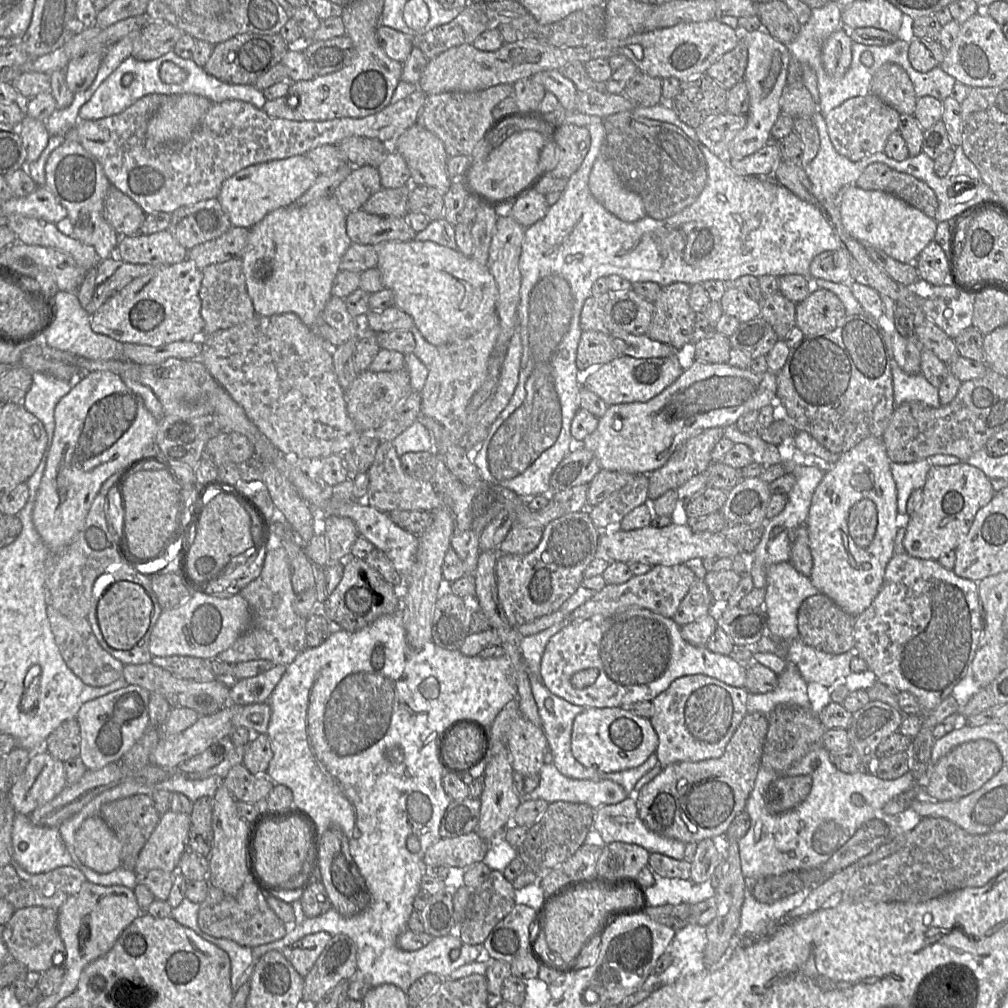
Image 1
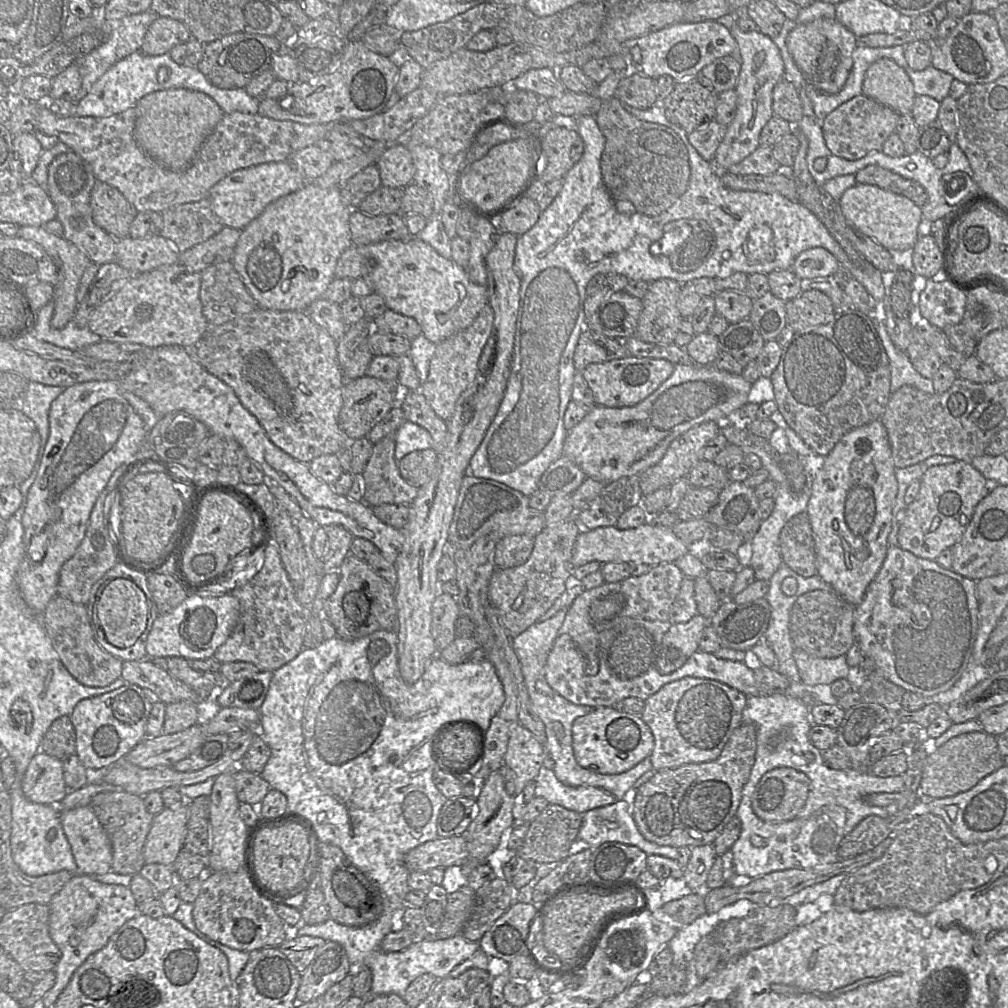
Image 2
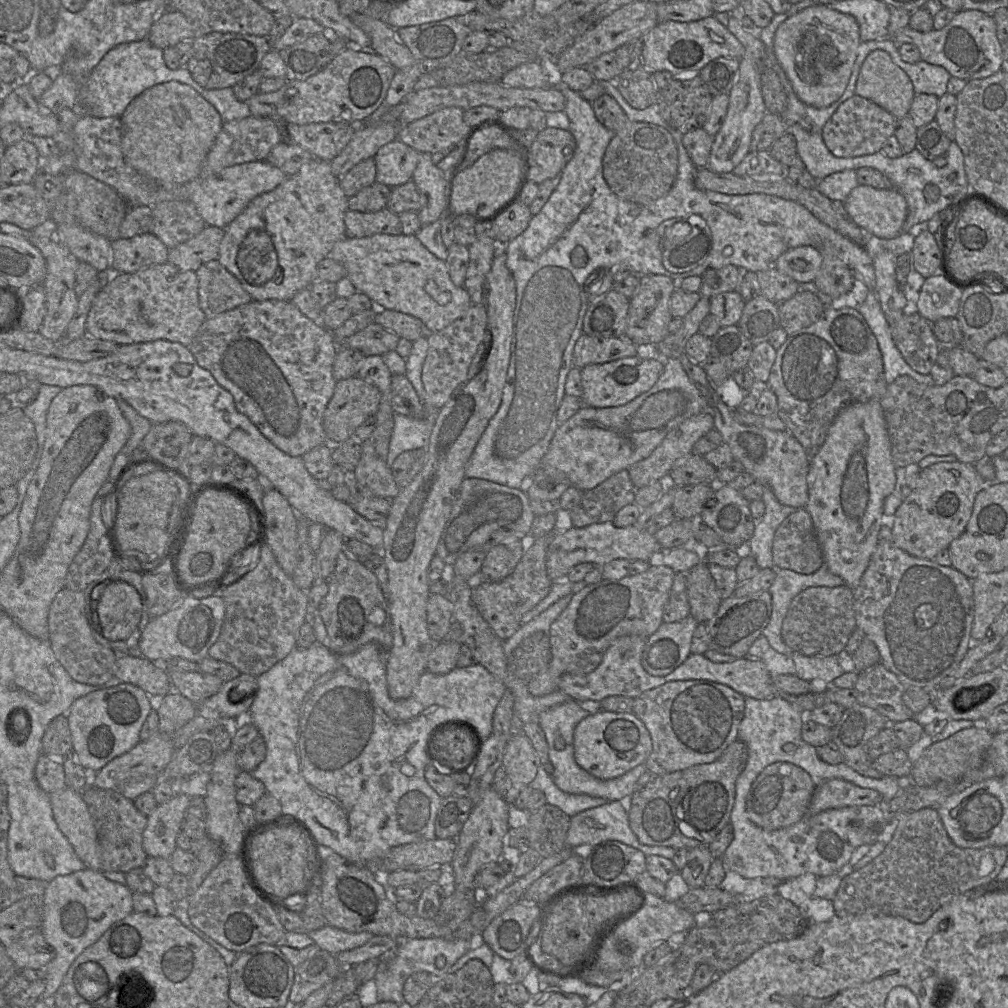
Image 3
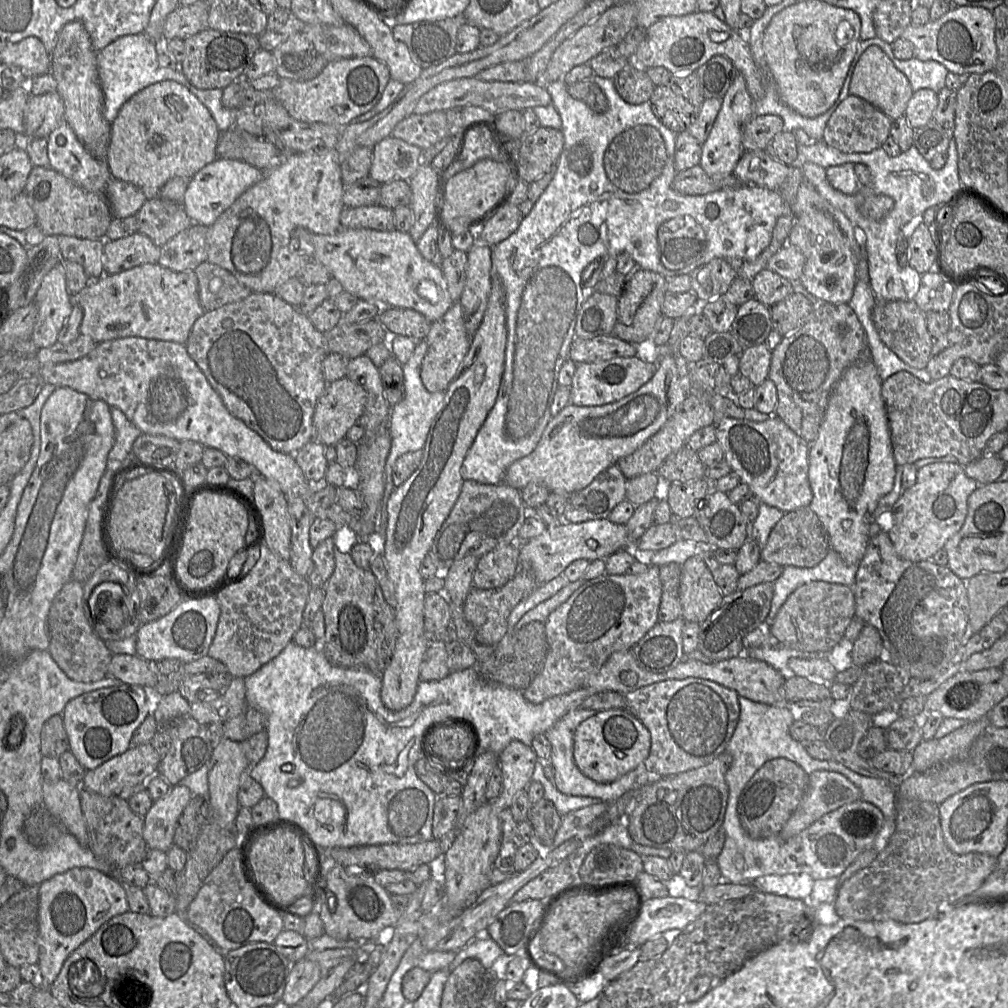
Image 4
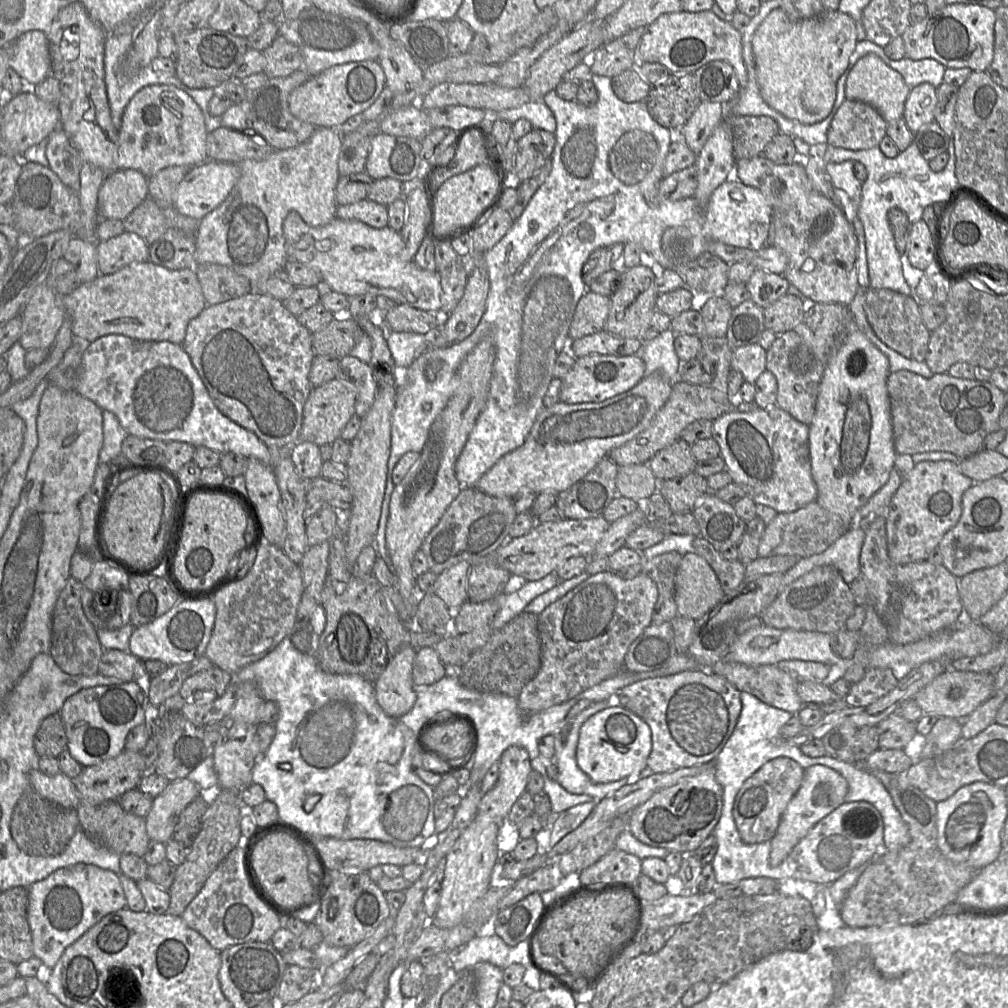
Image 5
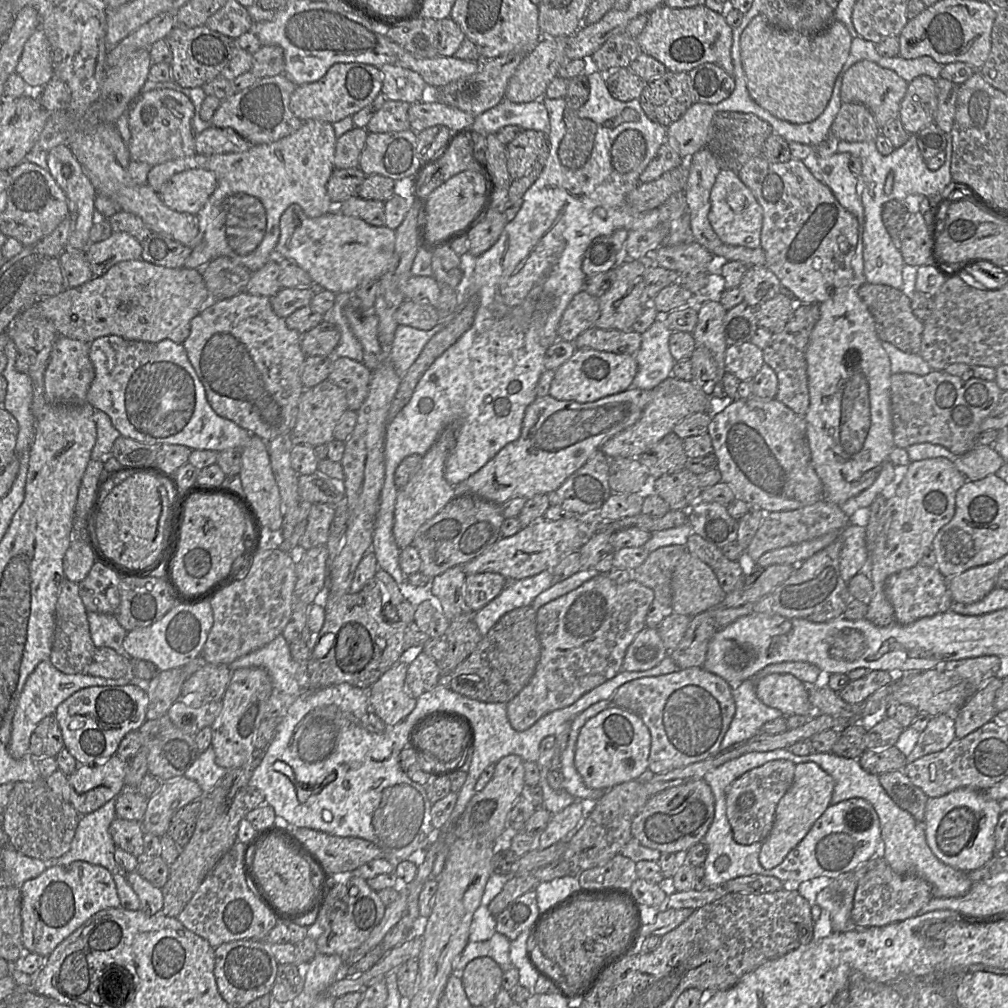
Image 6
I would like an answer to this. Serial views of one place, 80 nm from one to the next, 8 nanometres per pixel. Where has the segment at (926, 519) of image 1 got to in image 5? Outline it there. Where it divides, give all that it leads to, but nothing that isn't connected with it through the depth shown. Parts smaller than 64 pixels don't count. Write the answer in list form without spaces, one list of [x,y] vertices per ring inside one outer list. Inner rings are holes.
[[[923,461],[915,464],[903,477],[885,514],[890,560],[898,565],[928,561],[929,554],[938,548],[944,535],[959,521],[962,496],[973,484],[974,481],[961,472],[958,464],[951,461]]]

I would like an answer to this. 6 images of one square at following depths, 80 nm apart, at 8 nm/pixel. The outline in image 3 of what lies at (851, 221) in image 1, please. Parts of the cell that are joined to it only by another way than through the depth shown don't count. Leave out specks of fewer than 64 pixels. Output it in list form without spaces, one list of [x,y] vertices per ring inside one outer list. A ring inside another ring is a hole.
[[[869,185],[855,187],[845,201],[845,214],[870,238],[892,239],[898,236],[905,224],[908,206],[902,194],[896,189],[877,189]]]

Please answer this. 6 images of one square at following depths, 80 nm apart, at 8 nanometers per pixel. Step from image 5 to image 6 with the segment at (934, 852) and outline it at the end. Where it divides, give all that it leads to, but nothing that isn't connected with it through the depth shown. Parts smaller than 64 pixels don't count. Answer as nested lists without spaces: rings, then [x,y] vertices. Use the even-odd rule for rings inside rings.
[[[903,770],[883,773],[878,777],[890,798],[901,809],[909,812],[917,822],[923,823],[929,797],[912,783]],[[883,861],[858,881],[851,918],[859,927],[889,925],[919,915],[919,911],[932,898],[932,889],[927,881],[916,875],[899,874]]]

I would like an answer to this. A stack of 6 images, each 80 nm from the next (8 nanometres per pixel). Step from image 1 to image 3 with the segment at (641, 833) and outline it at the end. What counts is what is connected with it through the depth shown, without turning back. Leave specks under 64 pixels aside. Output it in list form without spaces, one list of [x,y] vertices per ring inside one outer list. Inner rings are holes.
[[[608,801],[601,806],[590,808],[571,817],[566,837],[567,848],[572,848],[573,851],[577,846],[597,846],[605,841],[619,841],[640,850],[646,857],[657,855],[672,860],[676,852],[671,847],[647,846],[639,842],[629,824],[627,801]]]

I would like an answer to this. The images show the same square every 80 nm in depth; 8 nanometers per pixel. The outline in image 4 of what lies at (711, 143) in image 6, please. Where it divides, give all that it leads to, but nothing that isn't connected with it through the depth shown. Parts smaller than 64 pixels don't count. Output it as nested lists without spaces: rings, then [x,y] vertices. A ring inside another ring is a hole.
[[[777,115],[752,116],[742,128],[744,152],[765,150],[773,137],[783,131],[784,122]]]

